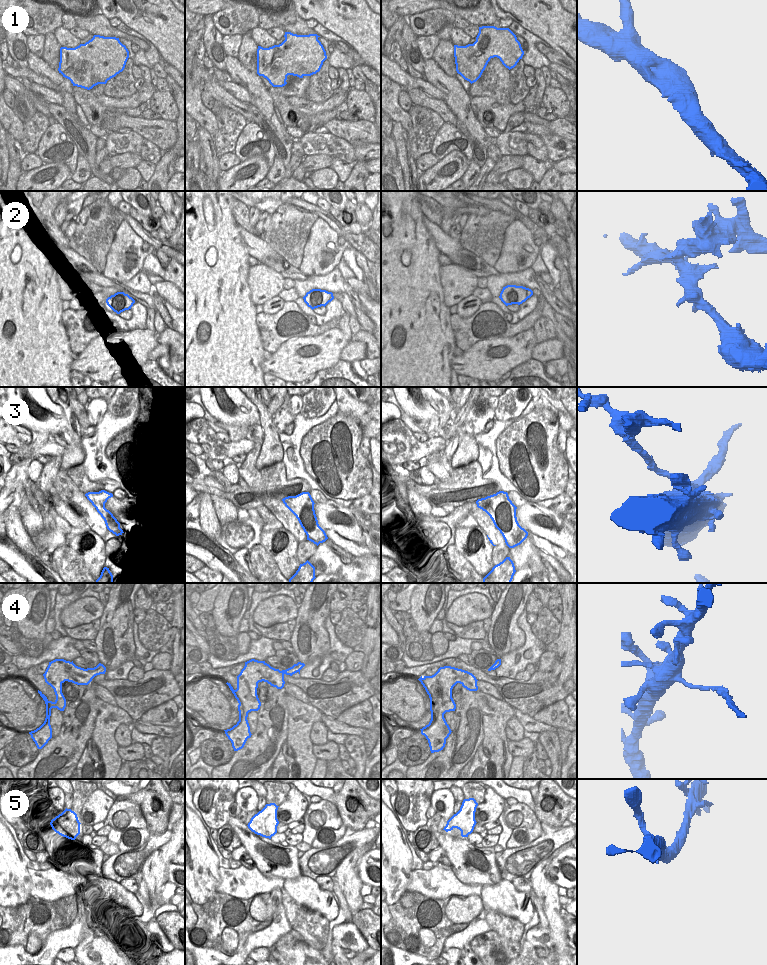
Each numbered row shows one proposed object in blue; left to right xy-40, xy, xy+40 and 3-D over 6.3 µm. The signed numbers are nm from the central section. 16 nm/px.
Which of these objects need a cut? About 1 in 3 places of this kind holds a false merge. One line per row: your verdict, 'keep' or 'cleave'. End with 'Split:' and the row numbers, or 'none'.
1: keep
2: keep
3: cleave
4: cleave
5: keep
Split: 3, 4

